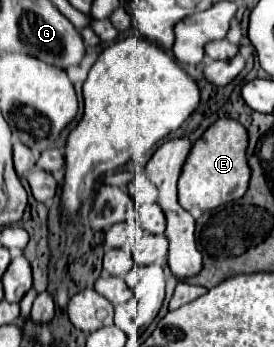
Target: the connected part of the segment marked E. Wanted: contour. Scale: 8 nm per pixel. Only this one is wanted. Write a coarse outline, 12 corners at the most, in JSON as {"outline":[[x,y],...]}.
{"outline":[[213,122],[183,164],[185,210],[247,192],[247,130]]}

